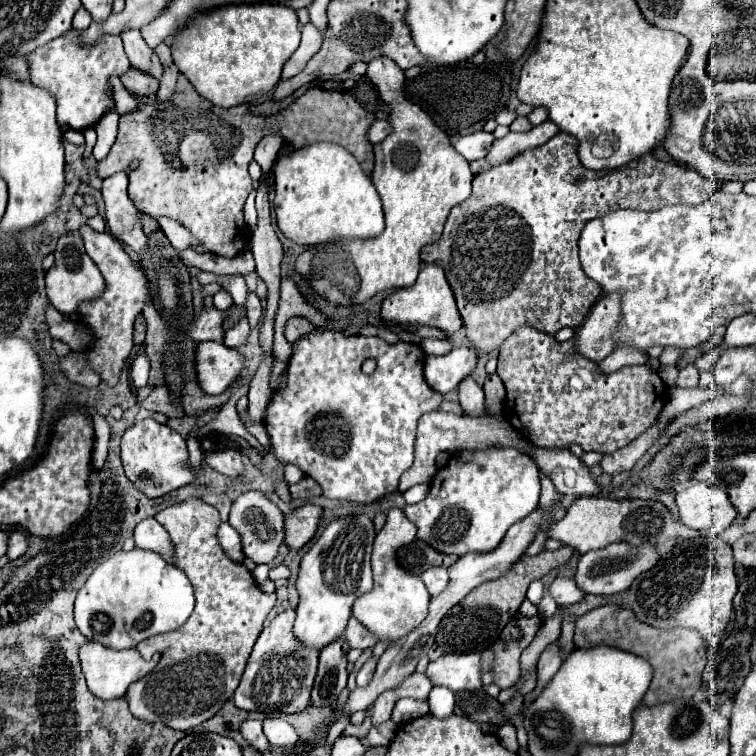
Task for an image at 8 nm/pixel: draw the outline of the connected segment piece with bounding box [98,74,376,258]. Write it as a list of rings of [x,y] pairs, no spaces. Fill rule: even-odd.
[[[180,74],[176,92],[168,102],[156,102],[156,96],[148,98],[150,102],[136,112],[120,116],[120,130],[116,136],[116,142],[110,150],[110,154],[98,162],[98,176],[104,178],[104,172],[128,172],[128,194],[134,206],[140,212],[150,214],[154,220],[160,216],[178,220],[184,228],[190,230],[190,234],[198,240],[198,244],[216,256],[224,258],[236,258],[244,252],[246,240],[252,238],[252,232],[248,224],[244,222],[244,202],[248,194],[252,192],[252,178],[248,176],[248,166],[254,156],[254,148],[258,142],[268,134],[280,134],[294,150],[300,146],[314,142],[336,142],[350,150],[356,160],[362,164],[362,170],[366,174],[372,174],[374,168],[374,146],[368,140],[368,128],[376,120],[372,112],[362,108],[354,94],[344,90],[322,90],[322,88],[308,88],[300,98],[296,98],[286,110],[282,110],[276,116],[262,118],[250,114],[246,104],[234,106],[234,108],[220,108],[202,98],[194,86]],[[138,162],[134,170],[130,170],[130,164]]]

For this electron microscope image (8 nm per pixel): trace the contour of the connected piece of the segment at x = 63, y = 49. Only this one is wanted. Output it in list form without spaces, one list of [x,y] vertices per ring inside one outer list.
[[[76,30],[36,48],[28,54],[32,84],[50,92],[58,104],[58,124],[84,132],[100,122],[100,118],[114,108],[114,98],[108,92],[110,78],[122,76],[130,66],[120,36],[106,36],[96,46],[80,46]]]

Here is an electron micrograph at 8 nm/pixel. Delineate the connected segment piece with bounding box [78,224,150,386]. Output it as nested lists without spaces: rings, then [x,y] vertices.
[[[82,224],[78,234],[84,240],[84,248],[86,248],[88,256],[96,262],[96,266],[100,268],[100,272],[102,272],[102,276],[106,280],[106,292],[100,296],[100,300],[86,302],[80,308],[82,310],[80,312],[82,322],[96,336],[94,346],[90,350],[90,364],[94,366],[96,372],[100,372],[104,382],[114,386],[118,382],[120,370],[122,370],[122,366],[124,366],[124,362],[130,356],[130,350],[134,346],[134,342],[132,342],[134,318],[136,318],[138,312],[142,312],[144,302],[150,296],[148,278],[146,278],[146,274],[142,270],[138,270],[134,266],[132,258],[124,252],[122,244],[118,240],[114,240],[110,234],[96,232],[88,224]]]

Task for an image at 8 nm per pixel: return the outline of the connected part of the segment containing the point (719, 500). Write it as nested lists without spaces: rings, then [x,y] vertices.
[[[692,482],[684,490],[676,492],[676,504],[684,526],[706,530],[714,536],[724,532],[736,518],[728,494],[704,482]]]

